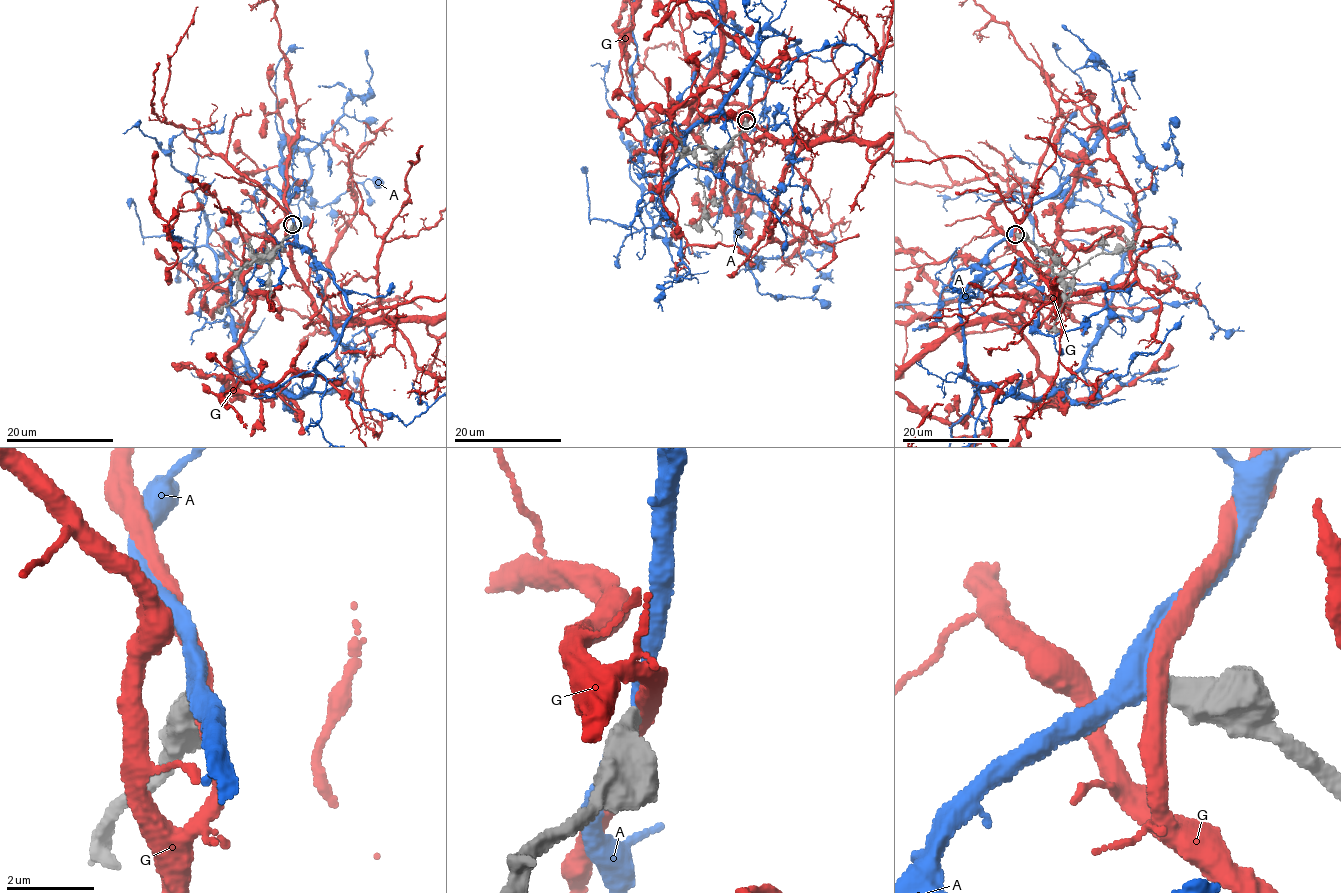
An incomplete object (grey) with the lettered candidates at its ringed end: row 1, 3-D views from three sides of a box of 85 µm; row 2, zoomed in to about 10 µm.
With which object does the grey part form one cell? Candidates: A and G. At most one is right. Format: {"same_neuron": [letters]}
{"same_neuron": ["A"]}

